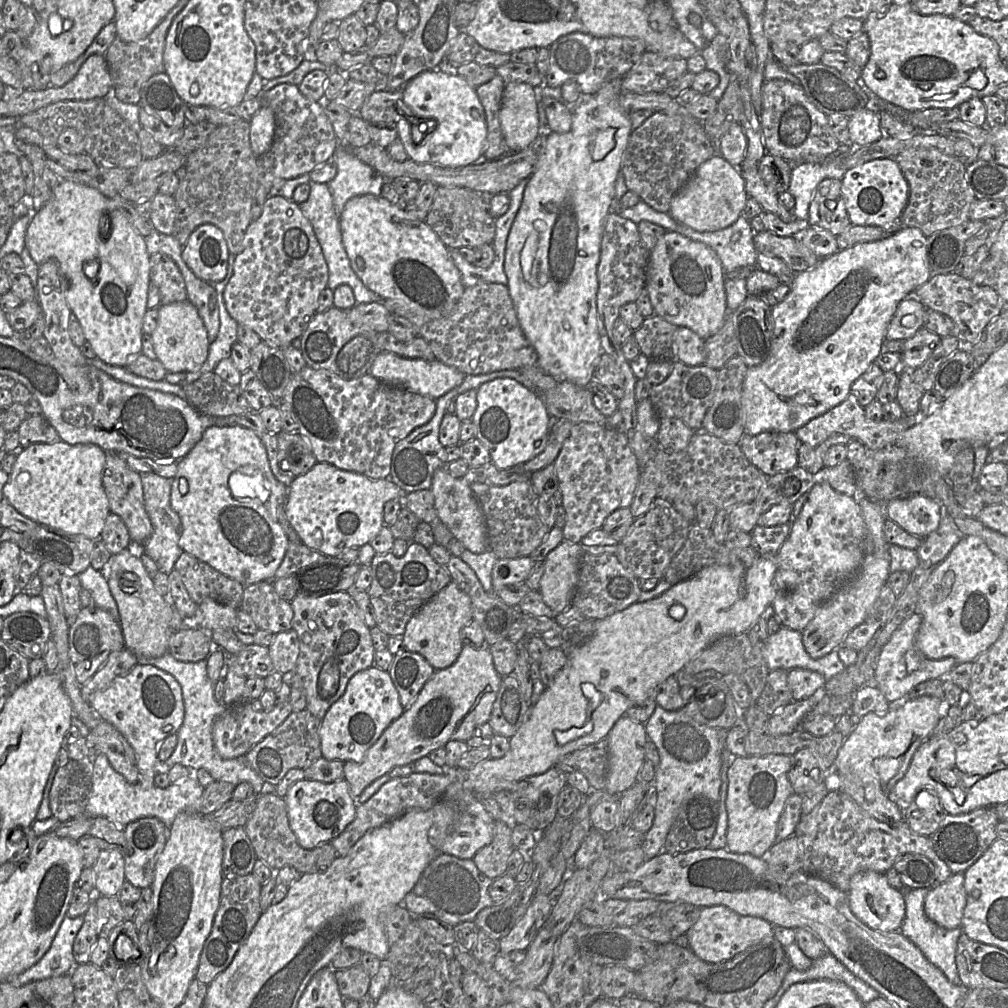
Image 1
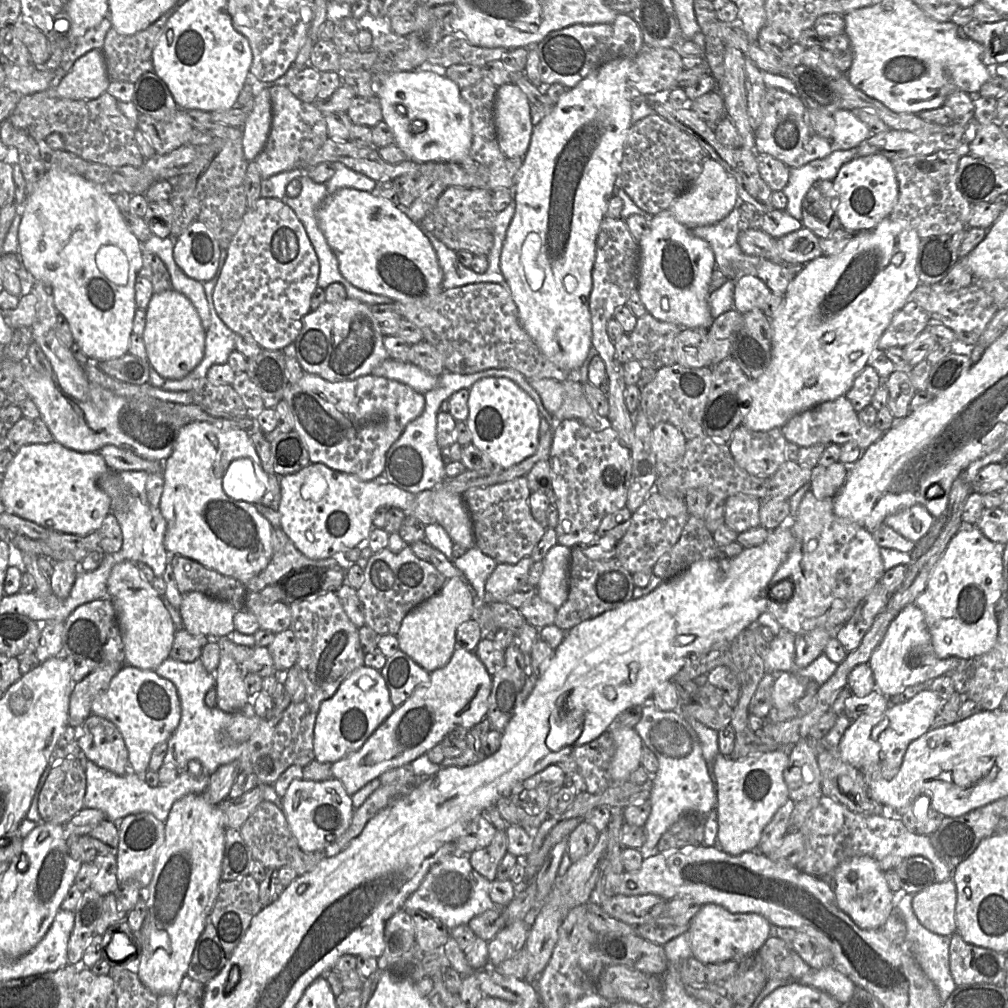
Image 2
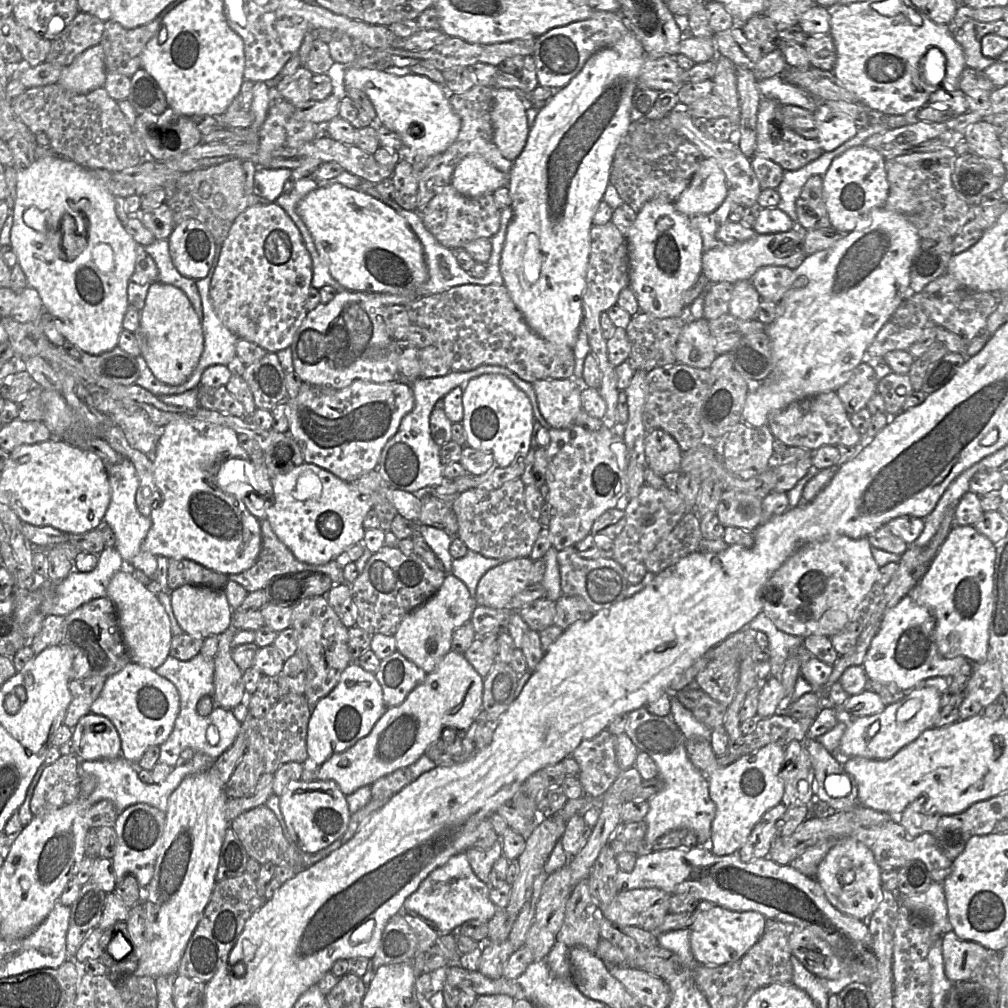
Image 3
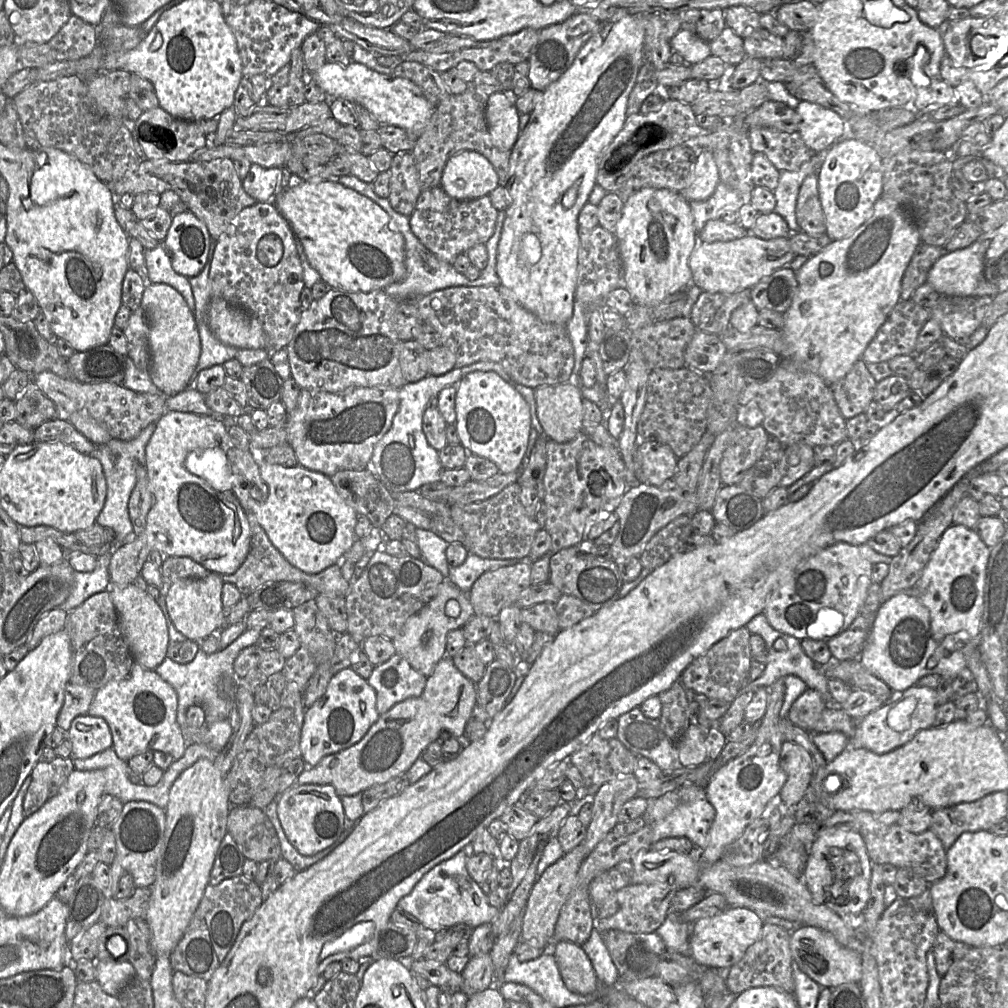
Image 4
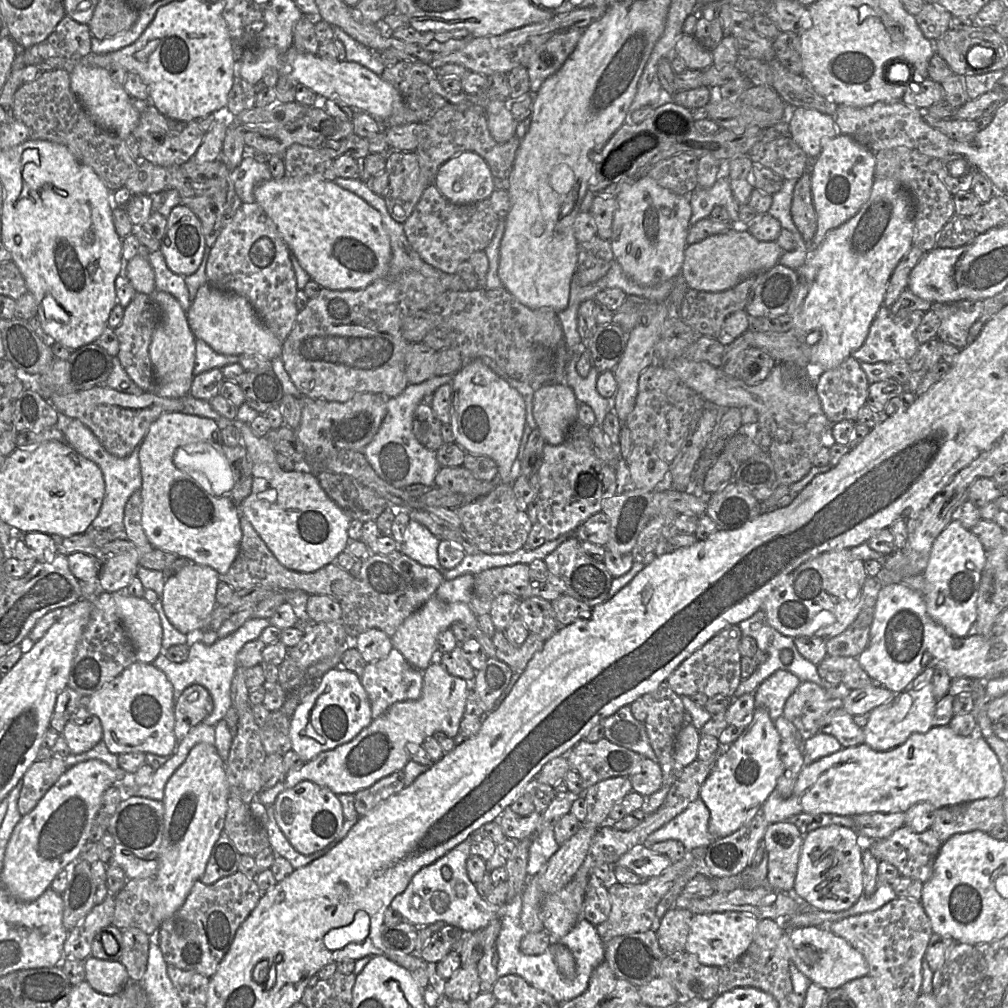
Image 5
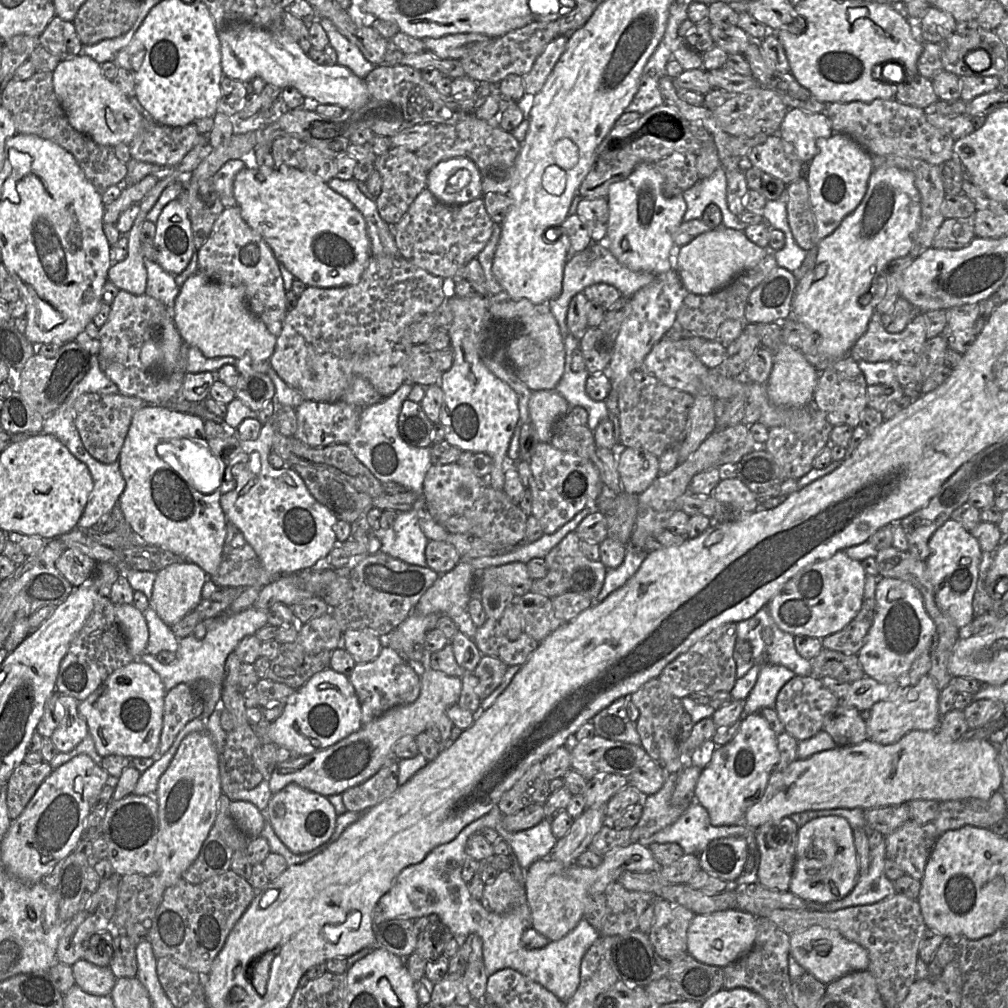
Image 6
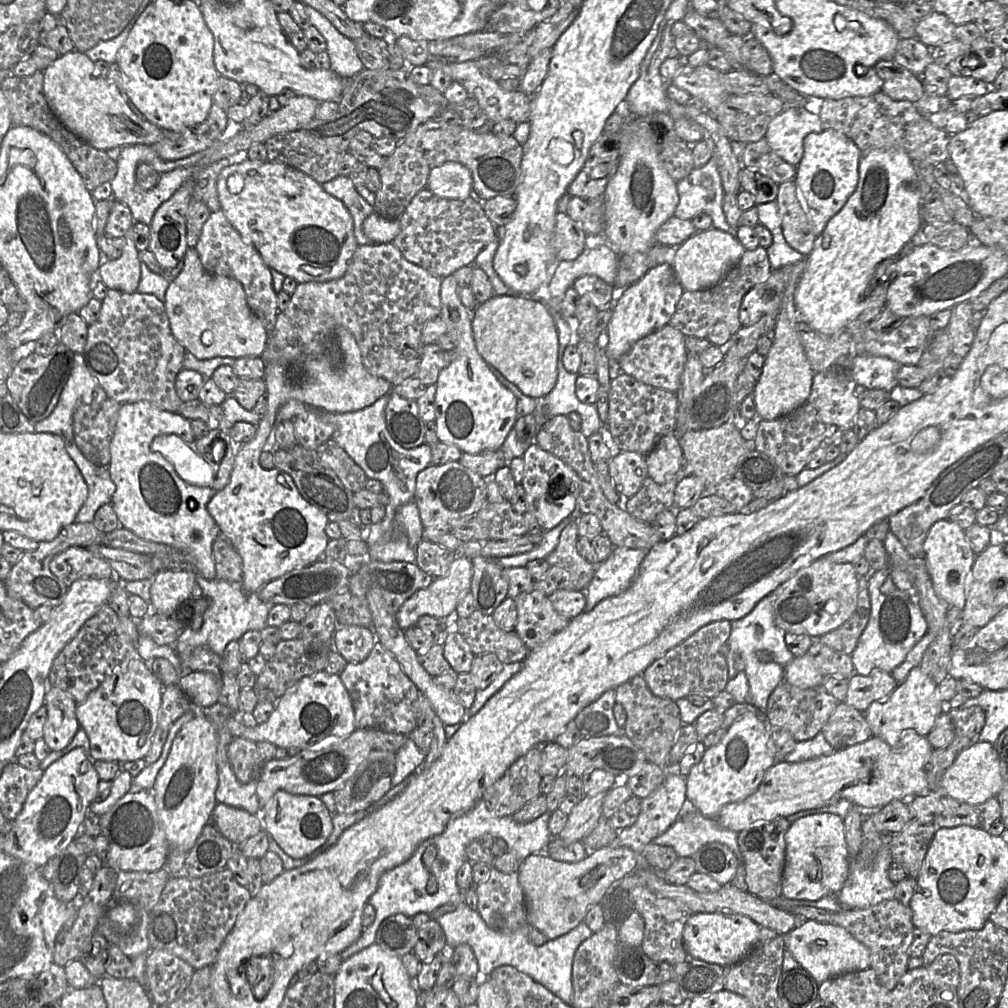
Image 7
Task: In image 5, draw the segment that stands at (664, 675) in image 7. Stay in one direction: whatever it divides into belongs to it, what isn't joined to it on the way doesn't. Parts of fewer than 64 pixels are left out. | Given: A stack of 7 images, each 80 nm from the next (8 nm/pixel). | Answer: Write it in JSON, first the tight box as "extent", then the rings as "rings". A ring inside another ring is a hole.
{"extent":[667,625,742,699],"rings":[[[732,625],[720,631],[672,672],[667,678],[668,685],[679,696],[703,693],[710,698],[722,694],[733,699],[742,681],[742,655],[739,651],[742,636],[739,625]]]}

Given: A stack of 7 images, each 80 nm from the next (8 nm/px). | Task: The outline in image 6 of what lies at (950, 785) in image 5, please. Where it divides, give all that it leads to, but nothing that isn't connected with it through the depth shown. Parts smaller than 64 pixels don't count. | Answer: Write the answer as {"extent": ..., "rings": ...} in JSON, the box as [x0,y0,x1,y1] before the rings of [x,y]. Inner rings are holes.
{"extent":[743,730,1001,828],"rings":[[[913,730],[898,742],[882,745],[869,739],[853,746],[841,746],[819,752],[807,759],[797,759],[782,771],[773,771],[761,799],[750,807],[743,824],[757,828],[770,821],[809,810],[837,808],[871,808],[908,804],[913,800],[935,800],[937,802],[981,799],[988,800],[1001,788],[998,764],[998,749],[988,739],[959,739],[951,741],[940,735],[938,730]]]}

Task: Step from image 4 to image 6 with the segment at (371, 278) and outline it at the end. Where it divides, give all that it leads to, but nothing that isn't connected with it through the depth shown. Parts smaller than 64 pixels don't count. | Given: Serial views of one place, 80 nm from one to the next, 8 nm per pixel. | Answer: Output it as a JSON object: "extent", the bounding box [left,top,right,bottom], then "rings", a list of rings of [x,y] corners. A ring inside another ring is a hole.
{"extent":[233,165,371,288],"rings":[[[280,165],[276,168],[244,168],[235,177],[233,183],[233,195],[237,206],[241,210],[242,218],[247,224],[256,231],[268,244],[278,260],[280,266],[285,267],[297,280],[300,280],[307,286],[319,288],[344,287],[357,284],[366,269],[371,256],[370,240],[367,234],[367,225],[361,212],[345,197],[332,190],[328,184],[320,178],[298,169]]]}

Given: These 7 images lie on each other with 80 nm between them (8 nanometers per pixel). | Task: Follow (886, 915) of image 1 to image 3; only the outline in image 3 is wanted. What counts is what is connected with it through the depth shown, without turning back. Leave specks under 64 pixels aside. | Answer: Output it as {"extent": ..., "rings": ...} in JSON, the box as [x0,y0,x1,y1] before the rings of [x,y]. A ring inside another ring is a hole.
{"extent":[814,837,882,921],"rings":[[[852,837],[838,839],[819,864],[814,878],[836,909],[860,921],[868,920],[882,899],[881,868],[872,851]]]}

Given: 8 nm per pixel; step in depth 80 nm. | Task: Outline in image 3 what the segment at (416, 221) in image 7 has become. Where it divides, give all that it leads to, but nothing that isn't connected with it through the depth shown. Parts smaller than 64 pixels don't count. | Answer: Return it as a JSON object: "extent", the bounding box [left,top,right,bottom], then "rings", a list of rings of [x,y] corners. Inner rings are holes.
{"extent":[419,185,500,251],"rings":[[[452,185],[442,188],[419,211],[425,228],[444,247],[457,251],[477,238],[491,238],[500,226],[500,210],[496,207],[493,194],[469,197],[459,193]]]}

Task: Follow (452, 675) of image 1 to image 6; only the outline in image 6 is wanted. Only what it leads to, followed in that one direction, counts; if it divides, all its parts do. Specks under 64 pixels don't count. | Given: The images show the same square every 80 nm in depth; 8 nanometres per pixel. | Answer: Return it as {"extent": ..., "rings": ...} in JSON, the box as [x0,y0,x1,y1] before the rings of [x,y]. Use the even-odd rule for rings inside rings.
{"extent":[268,655,461,796],"rings":[[[426,655],[424,672],[421,675],[420,694],[414,702],[390,708],[329,747],[319,749],[311,754],[299,755],[293,760],[277,763],[268,780],[270,791],[275,794],[289,783],[296,783],[324,796],[341,794],[346,789],[370,778],[382,766],[398,761],[392,753],[394,743],[406,735],[415,737],[419,733],[425,732],[425,729],[430,725],[438,727],[442,739],[440,747],[441,749],[445,748],[454,726],[446,712],[450,706],[458,704],[461,686],[461,678],[449,676],[444,672],[430,668]]]}

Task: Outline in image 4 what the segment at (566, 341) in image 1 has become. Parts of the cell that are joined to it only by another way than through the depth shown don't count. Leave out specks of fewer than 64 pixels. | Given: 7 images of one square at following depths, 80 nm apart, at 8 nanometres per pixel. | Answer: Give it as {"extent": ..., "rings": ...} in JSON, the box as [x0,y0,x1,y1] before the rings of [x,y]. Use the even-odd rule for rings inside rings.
{"extent":[497,15,645,325],"rings":[[[627,15],[617,20],[602,22],[598,32],[581,47],[571,67],[541,93],[540,99],[530,114],[529,124],[520,133],[511,151],[509,180],[505,186],[508,191],[509,207],[505,210],[506,218],[498,244],[497,275],[501,285],[507,288],[525,309],[545,322],[565,325],[573,314],[580,245],[578,216],[582,208],[588,203],[589,195],[596,184],[597,167],[602,153],[622,130],[627,120],[628,99],[636,84],[639,70],[645,63],[644,39],[645,28],[642,16]]]}

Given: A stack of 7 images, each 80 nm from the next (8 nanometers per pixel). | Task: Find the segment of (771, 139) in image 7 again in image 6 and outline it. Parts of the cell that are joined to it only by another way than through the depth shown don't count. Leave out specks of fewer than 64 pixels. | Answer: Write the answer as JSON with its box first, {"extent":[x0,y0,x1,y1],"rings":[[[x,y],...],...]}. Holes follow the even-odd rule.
{"extent":[777,108,833,163],"rings":[[[789,108],[777,134],[793,144],[802,162],[809,163],[818,153],[817,140],[833,133],[831,121],[824,112]]]}

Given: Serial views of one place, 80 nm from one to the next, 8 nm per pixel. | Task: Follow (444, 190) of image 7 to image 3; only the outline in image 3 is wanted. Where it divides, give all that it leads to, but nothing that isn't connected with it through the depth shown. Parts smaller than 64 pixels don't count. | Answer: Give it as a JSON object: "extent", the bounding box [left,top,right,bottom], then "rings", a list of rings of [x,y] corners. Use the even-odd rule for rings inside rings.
{"extent":[450,155,507,197],"rings":[[[468,155],[454,169],[450,185],[462,195],[477,197],[507,185],[507,175],[483,157]]]}

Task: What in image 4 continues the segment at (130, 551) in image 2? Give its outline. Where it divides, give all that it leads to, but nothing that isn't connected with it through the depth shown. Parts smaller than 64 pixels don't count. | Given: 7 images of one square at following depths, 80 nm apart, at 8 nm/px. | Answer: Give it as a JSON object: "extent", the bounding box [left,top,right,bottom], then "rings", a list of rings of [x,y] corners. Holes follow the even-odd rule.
{"extent":[93,424,155,544],"rings":[[[150,424],[135,439],[131,441],[110,440],[107,444],[97,446],[93,456],[97,458],[103,468],[107,483],[107,496],[103,509],[96,519],[96,524],[101,527],[109,527],[116,534],[116,541],[119,544],[127,543],[135,539],[133,526],[129,518],[128,501],[136,486],[136,468],[139,465],[145,466],[145,447],[149,442],[155,429],[155,424]]]}

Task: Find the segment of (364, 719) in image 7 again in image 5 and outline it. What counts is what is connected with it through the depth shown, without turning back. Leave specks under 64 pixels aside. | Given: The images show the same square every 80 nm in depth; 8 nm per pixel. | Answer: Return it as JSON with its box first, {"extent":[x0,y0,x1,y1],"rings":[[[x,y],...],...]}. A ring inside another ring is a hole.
{"extent":[360,648,423,720],"rings":[[[392,648],[385,658],[366,664],[360,681],[367,692],[373,720],[396,702],[418,699],[422,692],[423,671],[413,667],[398,650]]]}

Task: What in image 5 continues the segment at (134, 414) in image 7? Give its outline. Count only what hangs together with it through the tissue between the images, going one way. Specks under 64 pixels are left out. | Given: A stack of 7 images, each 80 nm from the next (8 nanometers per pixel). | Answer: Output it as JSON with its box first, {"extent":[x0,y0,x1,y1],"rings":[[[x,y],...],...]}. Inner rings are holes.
{"extent":[139,412,242,574],"rings":[[[166,412],[150,425],[139,444],[139,463],[142,477],[141,523],[151,546],[224,574],[238,555],[242,529],[238,506],[229,496],[221,495],[229,493],[234,486],[228,460],[219,451],[221,444],[220,425],[215,420],[183,412]]]}

